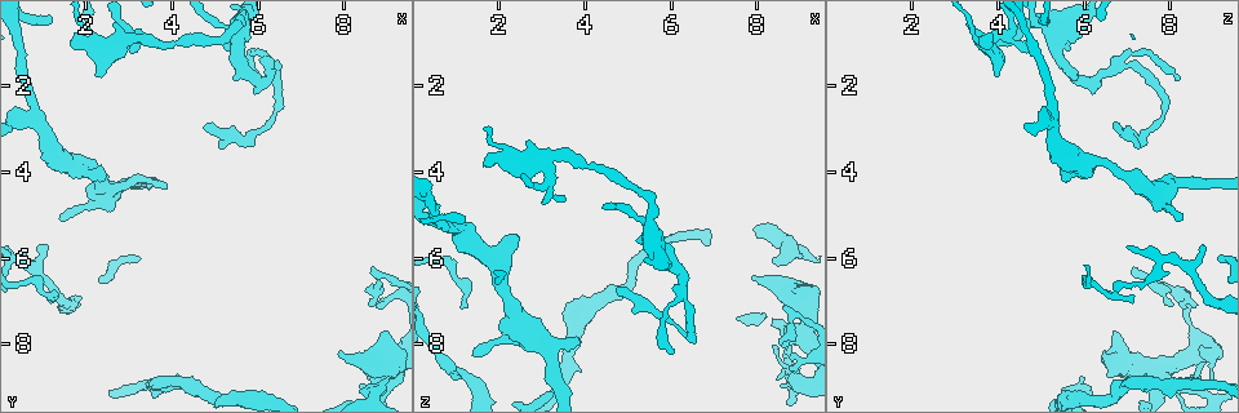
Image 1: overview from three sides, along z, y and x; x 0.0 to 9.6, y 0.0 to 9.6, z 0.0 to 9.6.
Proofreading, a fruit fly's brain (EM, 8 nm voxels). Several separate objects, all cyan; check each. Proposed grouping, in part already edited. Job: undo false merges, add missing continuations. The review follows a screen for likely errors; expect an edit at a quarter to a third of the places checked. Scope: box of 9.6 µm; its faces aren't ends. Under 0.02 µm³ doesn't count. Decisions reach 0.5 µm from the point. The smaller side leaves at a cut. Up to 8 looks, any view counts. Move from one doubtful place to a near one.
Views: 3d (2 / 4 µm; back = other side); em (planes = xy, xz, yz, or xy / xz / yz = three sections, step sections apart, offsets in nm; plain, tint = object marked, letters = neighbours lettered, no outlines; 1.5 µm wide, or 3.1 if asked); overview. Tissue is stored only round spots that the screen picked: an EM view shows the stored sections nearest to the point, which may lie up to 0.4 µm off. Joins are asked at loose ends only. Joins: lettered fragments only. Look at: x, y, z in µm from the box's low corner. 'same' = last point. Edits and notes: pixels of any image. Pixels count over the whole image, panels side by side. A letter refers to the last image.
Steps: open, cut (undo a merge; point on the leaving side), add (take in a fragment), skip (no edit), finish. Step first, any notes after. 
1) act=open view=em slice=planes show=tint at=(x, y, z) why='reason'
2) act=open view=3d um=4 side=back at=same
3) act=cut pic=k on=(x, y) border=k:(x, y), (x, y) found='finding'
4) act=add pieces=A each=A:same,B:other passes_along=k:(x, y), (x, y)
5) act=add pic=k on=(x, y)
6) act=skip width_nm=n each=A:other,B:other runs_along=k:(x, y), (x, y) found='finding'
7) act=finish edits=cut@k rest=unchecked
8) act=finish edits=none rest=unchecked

act=open view=em slice=xz step=4 show=tint at=(8.70, 9.15, 8.20) why='three-way junction'

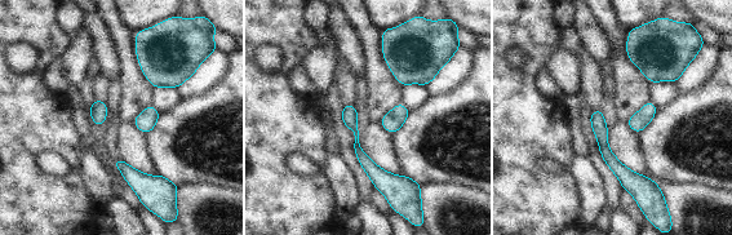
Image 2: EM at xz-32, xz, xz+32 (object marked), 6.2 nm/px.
act=open view=em slice=planes show=tint at=same why='cut it another way'

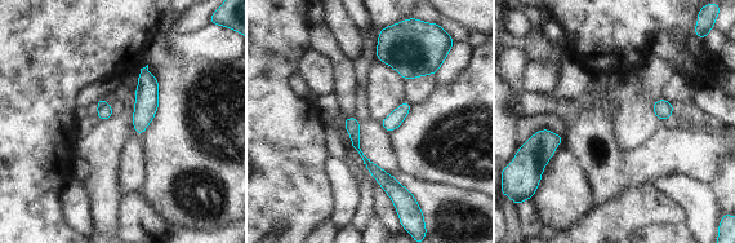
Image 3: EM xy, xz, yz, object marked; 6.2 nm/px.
act=open view=em slice=planes show=letters at=same why='see the neighbours'

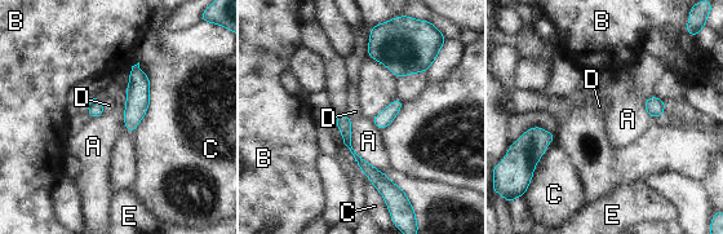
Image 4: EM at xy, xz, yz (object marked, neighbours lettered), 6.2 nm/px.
act=skip width_nm=100 each=A:other,B:other,C:other,D:other,E:other border=4:(336, 123), (342, 142), (390, 213) found='one neuron here'

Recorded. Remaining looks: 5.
act=open view=em slice=planes show=letters at=(8.80, 6.40, 7.50) why='sharp bend'

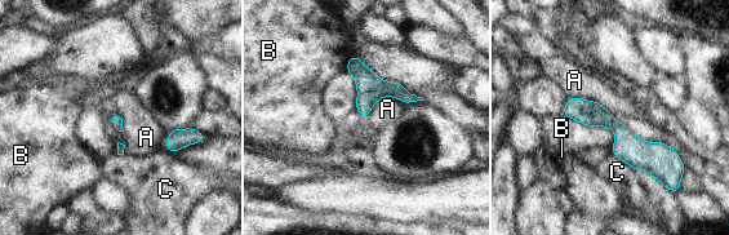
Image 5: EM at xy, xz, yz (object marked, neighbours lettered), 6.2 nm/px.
act=skip each=A:other,B:other,C:other border=5:(568, 97), (594, 100), (621, 123) found='continuous, no second neuron'

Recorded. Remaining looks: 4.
act=open view=3d um=4 at=(3.90, 4.45, 8.00) why='an open end'

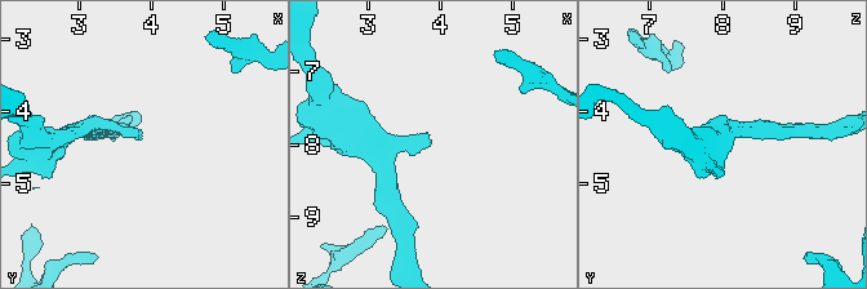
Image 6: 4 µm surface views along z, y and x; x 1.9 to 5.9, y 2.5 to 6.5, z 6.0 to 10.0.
act=open view=em slice=xy step=4 show=letters at=(3.90, 4.40, 8.00)

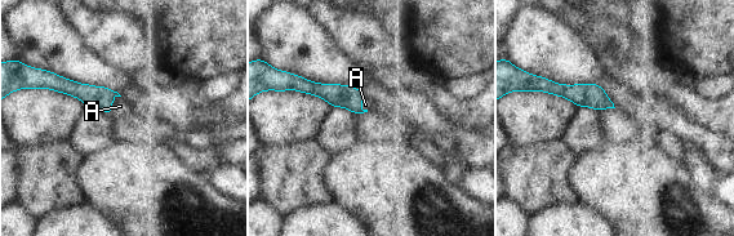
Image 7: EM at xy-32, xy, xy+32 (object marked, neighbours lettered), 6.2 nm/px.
act=add pieces=A each=A:same passes_along=7:(101, 97), (111, 103), (120, 106) found='the neuron continues'

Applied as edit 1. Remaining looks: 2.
act=finish edits=add@7 rest=unchecked

